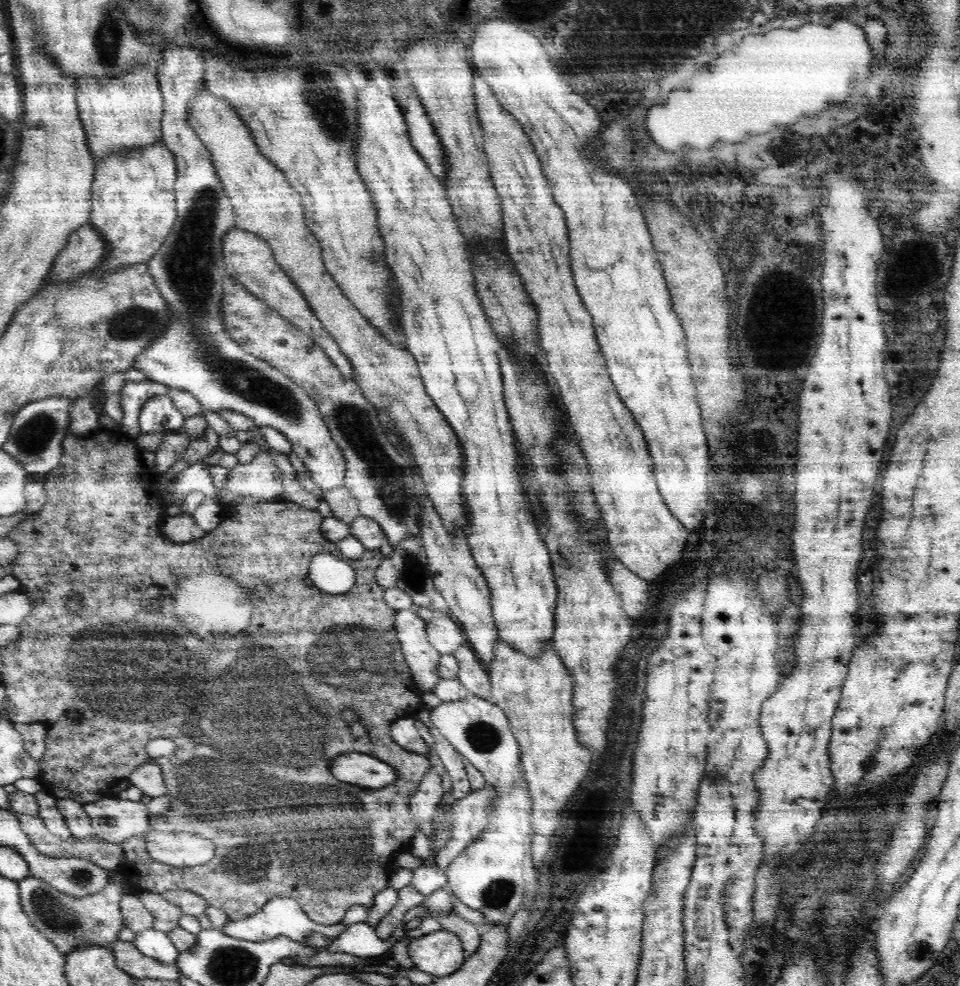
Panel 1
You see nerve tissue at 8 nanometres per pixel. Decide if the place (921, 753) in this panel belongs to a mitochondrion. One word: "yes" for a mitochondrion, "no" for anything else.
no

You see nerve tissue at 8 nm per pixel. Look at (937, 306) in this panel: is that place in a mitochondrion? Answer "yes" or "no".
no

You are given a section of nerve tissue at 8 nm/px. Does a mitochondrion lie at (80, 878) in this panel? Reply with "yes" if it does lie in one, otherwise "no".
yes

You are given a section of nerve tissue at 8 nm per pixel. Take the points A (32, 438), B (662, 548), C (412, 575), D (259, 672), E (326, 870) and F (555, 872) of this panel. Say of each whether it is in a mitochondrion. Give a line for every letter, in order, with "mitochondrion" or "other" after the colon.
A: mitochondrion
B: other
C: mitochondrion
D: mitochondrion
E: mitochondrion
F: other

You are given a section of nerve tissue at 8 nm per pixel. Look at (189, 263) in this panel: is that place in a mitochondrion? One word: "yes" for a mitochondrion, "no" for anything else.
yes

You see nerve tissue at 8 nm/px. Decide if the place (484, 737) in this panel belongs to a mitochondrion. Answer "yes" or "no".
yes

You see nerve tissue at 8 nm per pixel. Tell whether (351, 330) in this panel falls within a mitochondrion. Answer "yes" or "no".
no

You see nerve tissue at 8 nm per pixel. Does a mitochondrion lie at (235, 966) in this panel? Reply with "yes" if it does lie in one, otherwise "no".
yes

